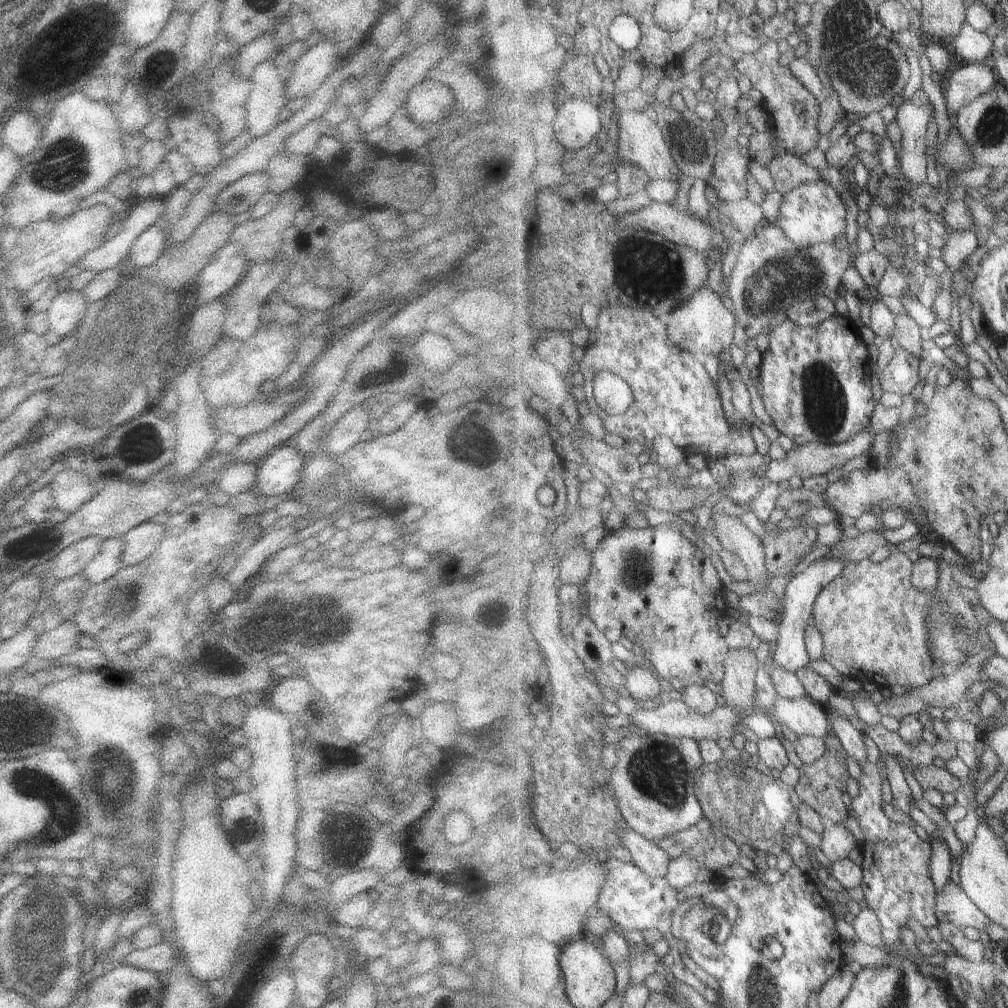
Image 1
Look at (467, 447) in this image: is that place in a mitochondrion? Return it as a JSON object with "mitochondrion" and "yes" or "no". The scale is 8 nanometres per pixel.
{"mitochondrion":"yes"}

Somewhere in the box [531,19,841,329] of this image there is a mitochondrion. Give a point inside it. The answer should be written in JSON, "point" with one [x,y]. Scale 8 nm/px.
{"point":[781,279]}

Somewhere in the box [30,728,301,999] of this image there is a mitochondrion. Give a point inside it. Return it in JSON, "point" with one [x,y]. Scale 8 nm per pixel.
{"point":[109,774]}

